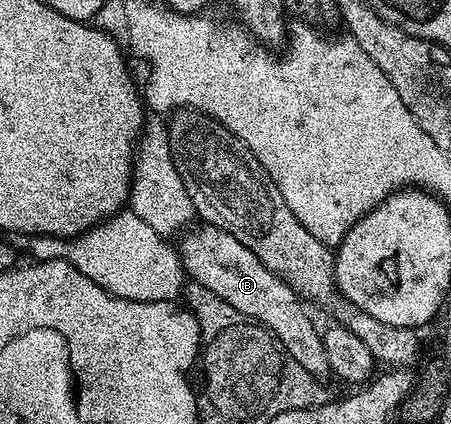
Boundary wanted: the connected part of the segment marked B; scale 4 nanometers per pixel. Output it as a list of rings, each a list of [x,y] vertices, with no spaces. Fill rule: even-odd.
[[[207,224],[203,225],[199,232],[194,231],[189,231],[184,236],[186,238],[178,248],[187,277],[217,293],[222,300],[238,308],[243,315],[254,318],[256,322],[267,327],[282,340],[290,356],[294,357],[302,368],[319,378],[328,376],[331,369],[323,335],[306,312],[305,303],[297,291],[276,273],[270,272],[262,264],[262,260],[232,233]]]

